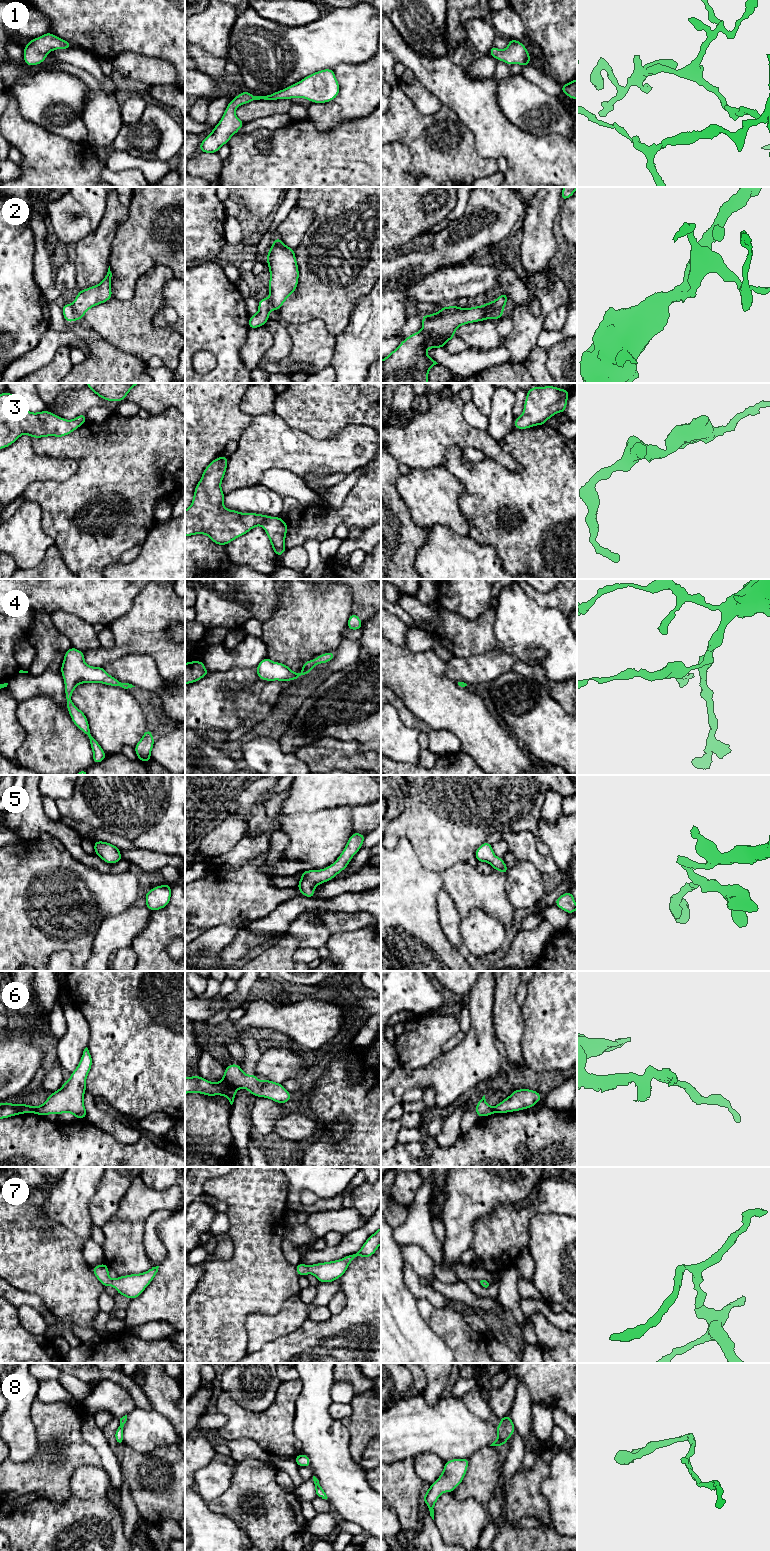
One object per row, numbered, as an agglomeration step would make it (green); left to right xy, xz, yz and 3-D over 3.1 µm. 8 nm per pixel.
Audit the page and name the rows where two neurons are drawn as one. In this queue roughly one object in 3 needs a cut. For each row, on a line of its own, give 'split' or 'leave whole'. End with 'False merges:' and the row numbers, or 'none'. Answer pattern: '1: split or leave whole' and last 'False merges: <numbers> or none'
1: leave whole
2: split
3: leave whole
4: leave whole
5: leave whole
6: split
7: leave whole
8: leave whole
False merges: 2, 6

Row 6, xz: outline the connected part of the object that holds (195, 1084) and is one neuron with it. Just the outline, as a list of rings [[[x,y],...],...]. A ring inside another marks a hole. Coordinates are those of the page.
[[[198,1075],[193,1077],[185,1077],[185,1094],[202,1093],[206,1096],[224,1095],[232,1105],[237,1089],[225,1081],[210,1082]]]

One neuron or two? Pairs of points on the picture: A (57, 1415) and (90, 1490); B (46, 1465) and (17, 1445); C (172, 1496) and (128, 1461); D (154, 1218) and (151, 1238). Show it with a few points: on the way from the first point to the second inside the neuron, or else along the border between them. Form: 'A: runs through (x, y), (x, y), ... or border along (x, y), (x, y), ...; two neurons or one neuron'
A: border along (102, 1467), (80, 1466), (74, 1472), (69, 1488); two neurons
B: border along (37, 1434), (38, 1453), (31, 1460), (11, 1461); two neurons
C: runs through (161, 1487), (151, 1477), (139, 1470); one neuron
D: runs through (151, 1223), (151, 1233); one neuron

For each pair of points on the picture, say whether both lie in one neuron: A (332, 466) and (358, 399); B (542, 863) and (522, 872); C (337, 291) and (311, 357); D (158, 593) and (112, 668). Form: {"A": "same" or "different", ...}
{"A": "different", "B": "different", "C": "different", "D": "different"}

